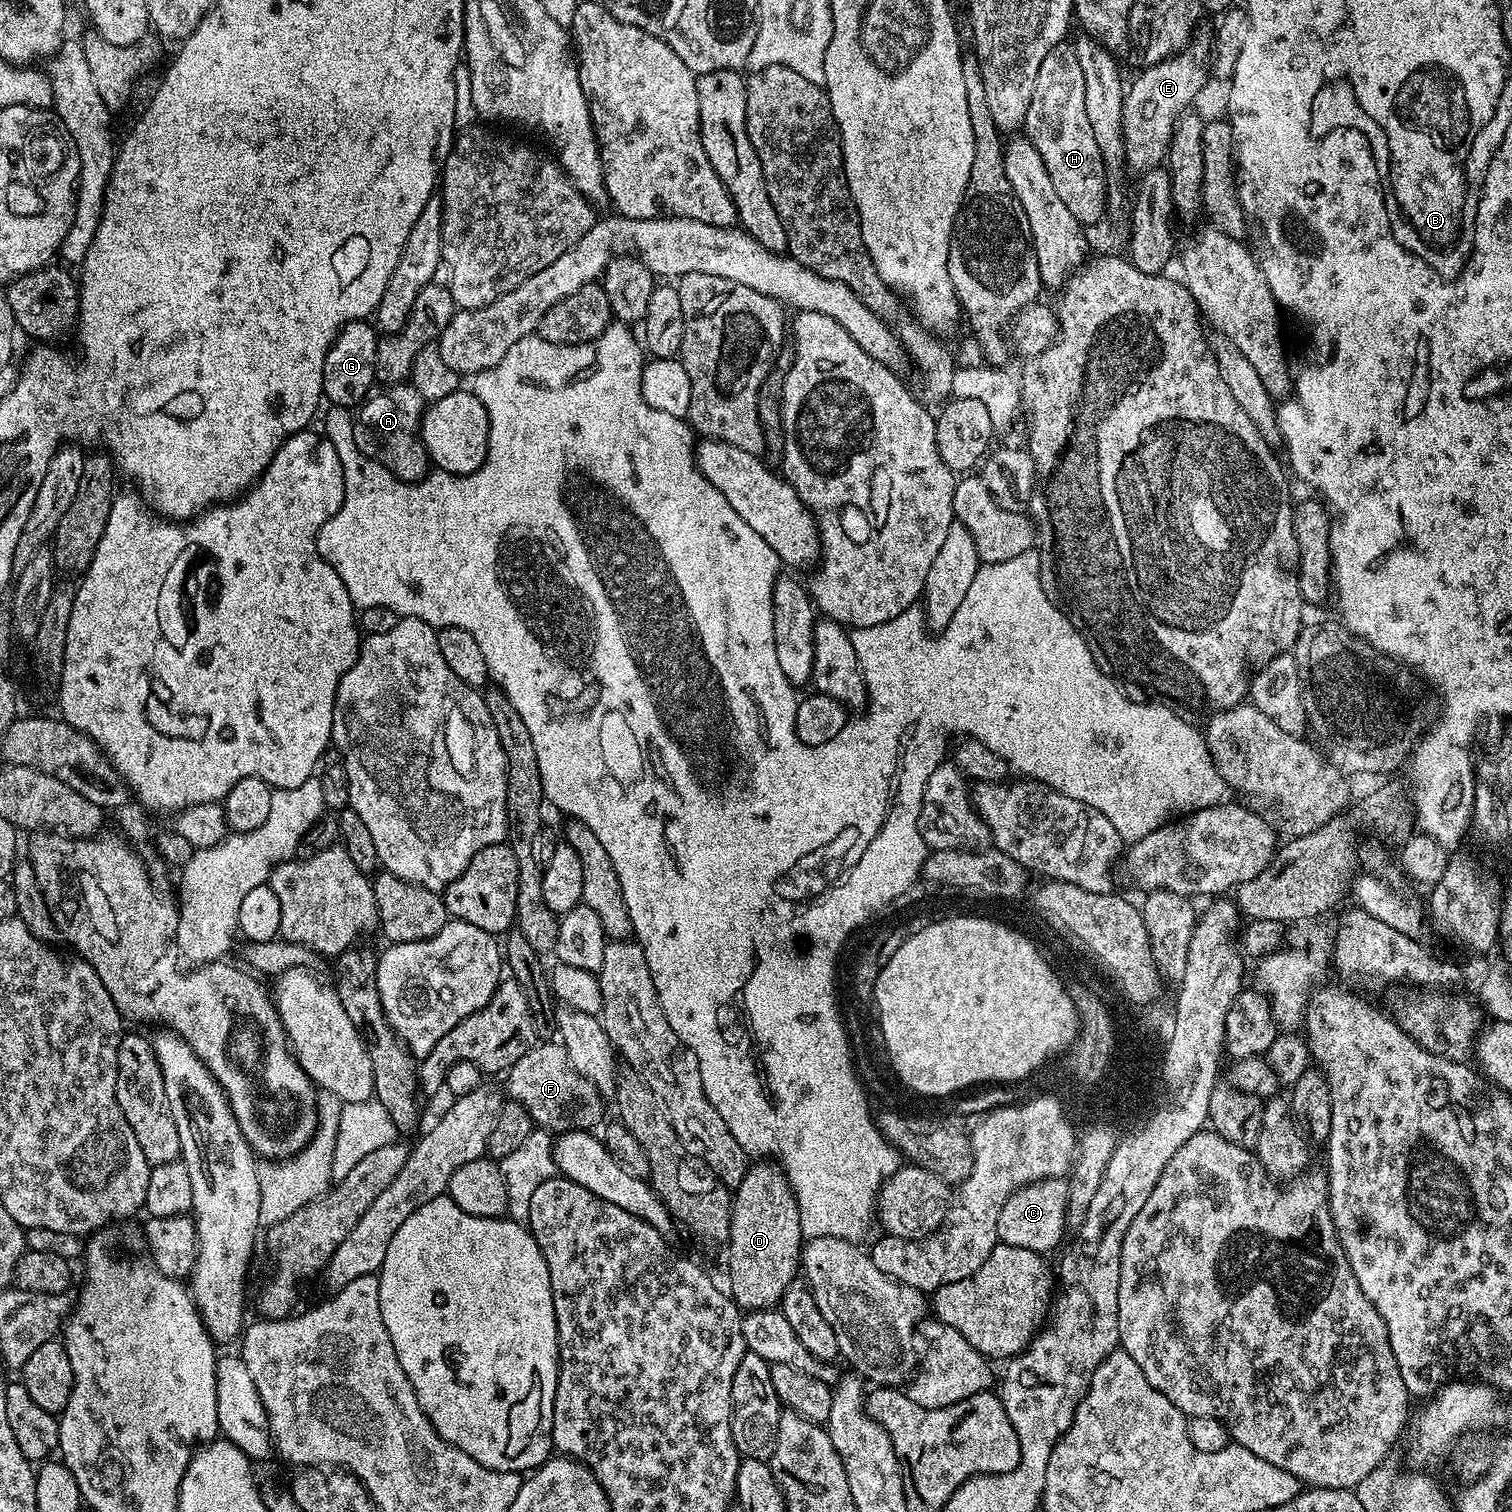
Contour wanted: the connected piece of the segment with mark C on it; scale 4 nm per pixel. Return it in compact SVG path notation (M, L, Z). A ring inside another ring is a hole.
M1039 1179L1029 1182L1019 1188L1002 1206L1002 1214L998 1214L998 1230L996 1239L1001 1244L1018 1246L1026 1250L1034 1250L1048 1254L1051 1248L1056 1248L1068 1228L1068 1180Z

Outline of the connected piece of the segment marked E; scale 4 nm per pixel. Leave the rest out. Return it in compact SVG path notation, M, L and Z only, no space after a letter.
M1197 35L1180 52L1167 56L1162 62L1149 64L1136 81L1127 85L1122 106L1124 127L1124 159L1129 169L1143 174L1165 159L1168 142L1181 116L1193 107L1204 83L1210 80L1212 42L1206 35Z

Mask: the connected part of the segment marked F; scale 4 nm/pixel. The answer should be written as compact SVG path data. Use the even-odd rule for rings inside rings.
M543 1042L533 1044L530 1050L526 1050L526 1054L522 1054L522 1058L518 1058L514 1067L508 1069L507 1095L513 1101L520 1103L532 1116L533 1125L541 1129L595 1129L595 1124L599 1125L605 1119L605 1097L601 1096L594 1082L590 1082L582 1074L578 1074L578 1070L572 1068L572 1063L568 1061L568 1051L564 1049L563 1044L544 1043L548 1044Z

